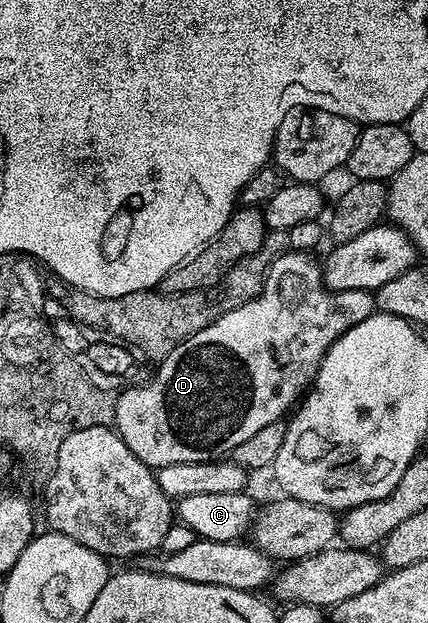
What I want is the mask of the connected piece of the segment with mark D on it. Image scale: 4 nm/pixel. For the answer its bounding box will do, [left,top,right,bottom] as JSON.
[114,252,377,468]

